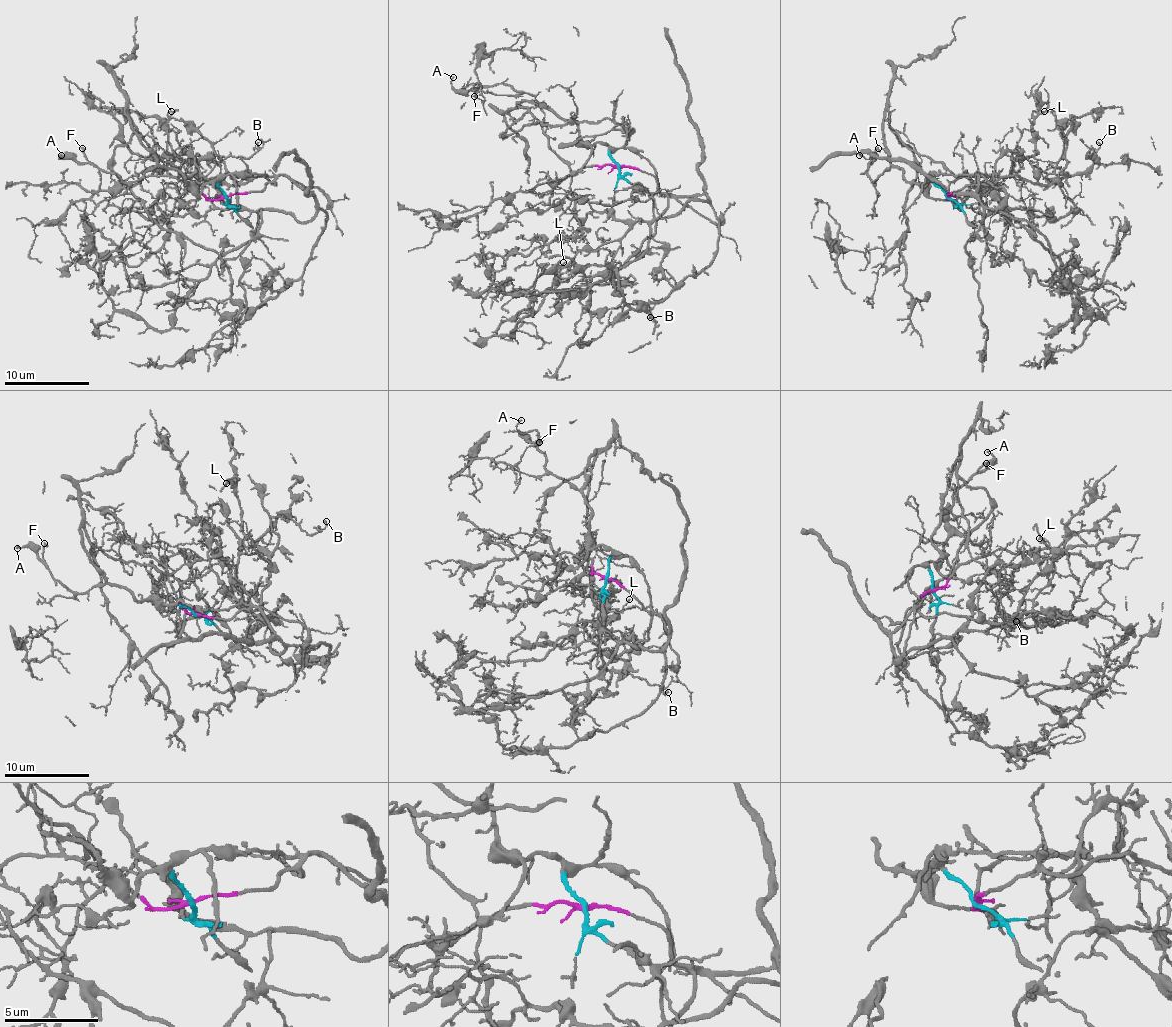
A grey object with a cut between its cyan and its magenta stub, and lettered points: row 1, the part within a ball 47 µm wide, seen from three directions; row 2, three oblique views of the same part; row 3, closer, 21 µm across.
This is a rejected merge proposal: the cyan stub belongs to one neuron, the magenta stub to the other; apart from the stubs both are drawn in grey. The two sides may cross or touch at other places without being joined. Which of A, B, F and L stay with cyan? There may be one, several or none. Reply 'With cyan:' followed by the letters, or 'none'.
With cyan: A, F

